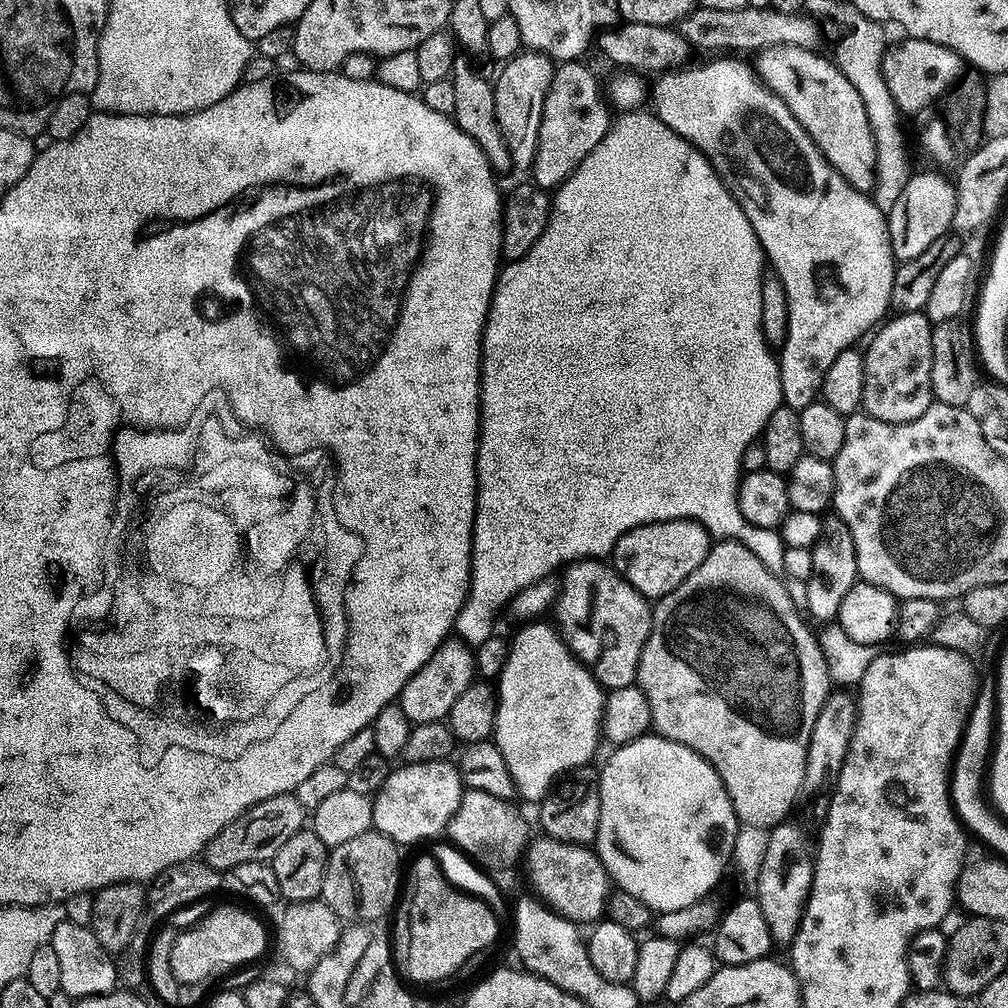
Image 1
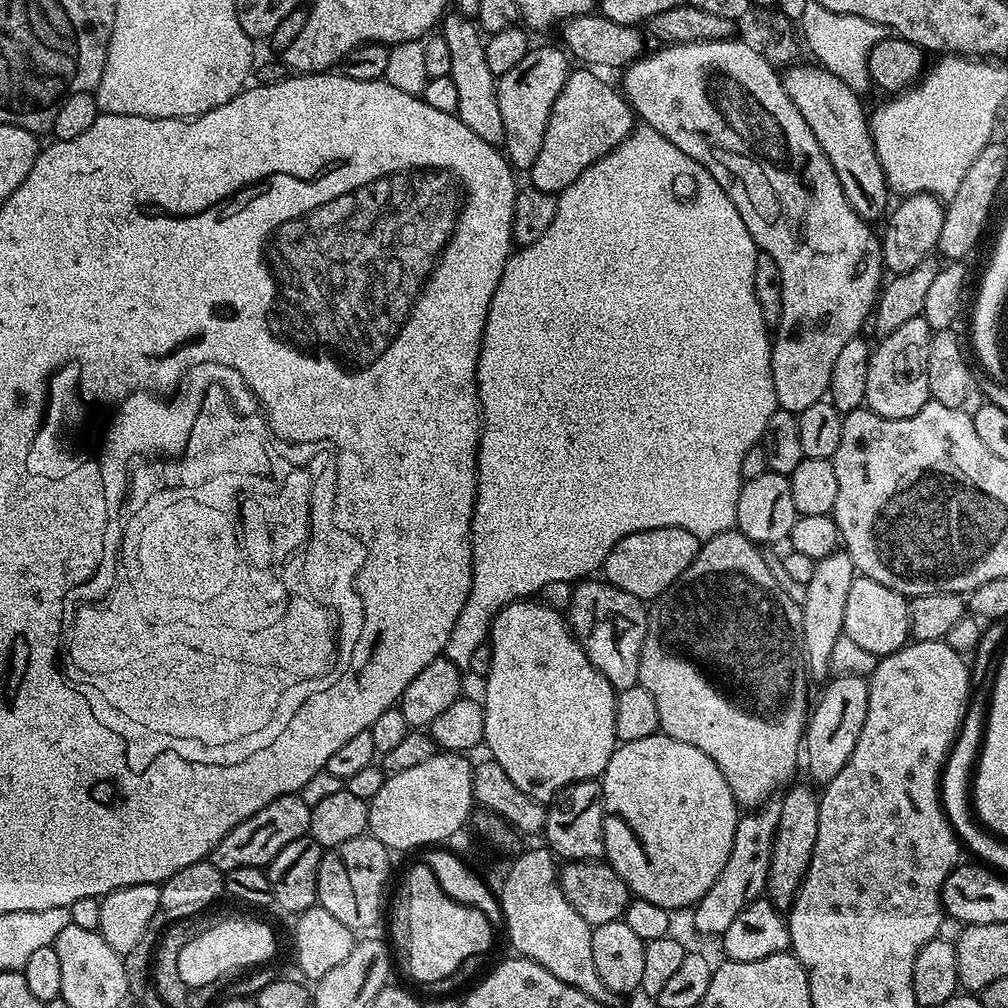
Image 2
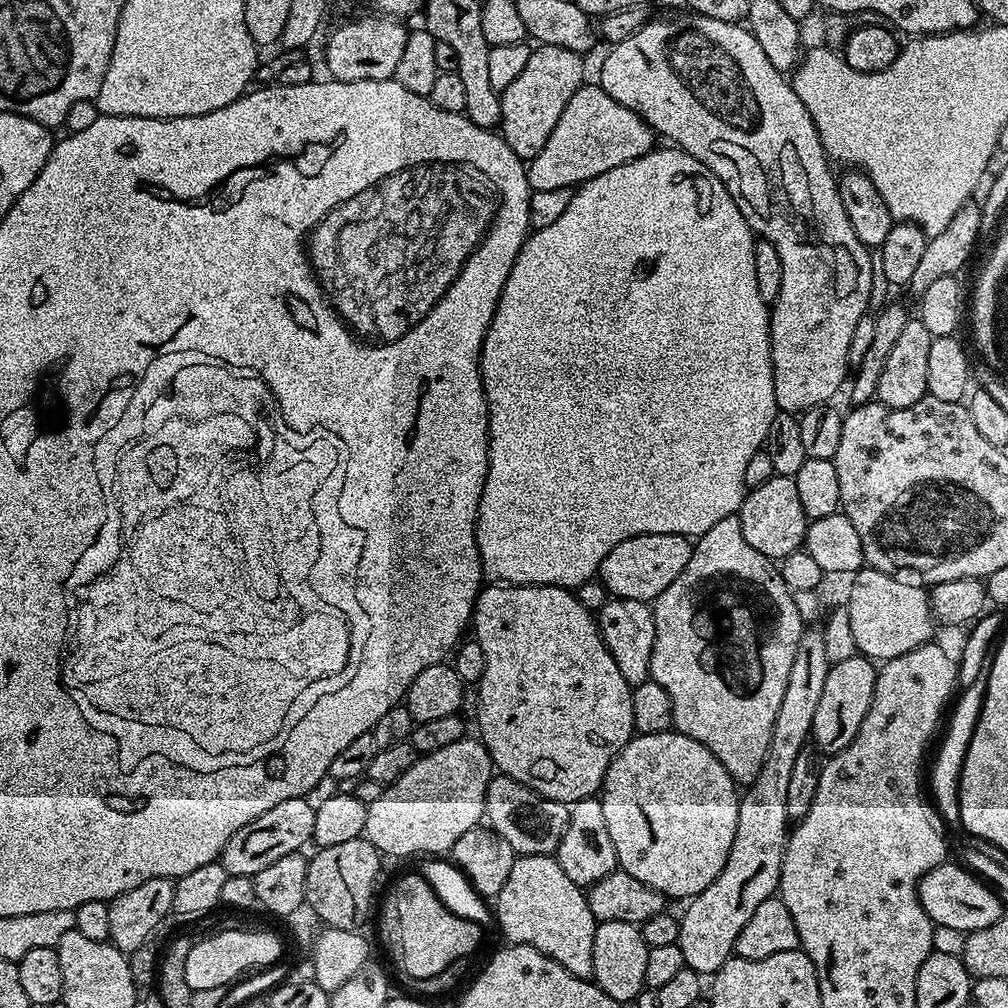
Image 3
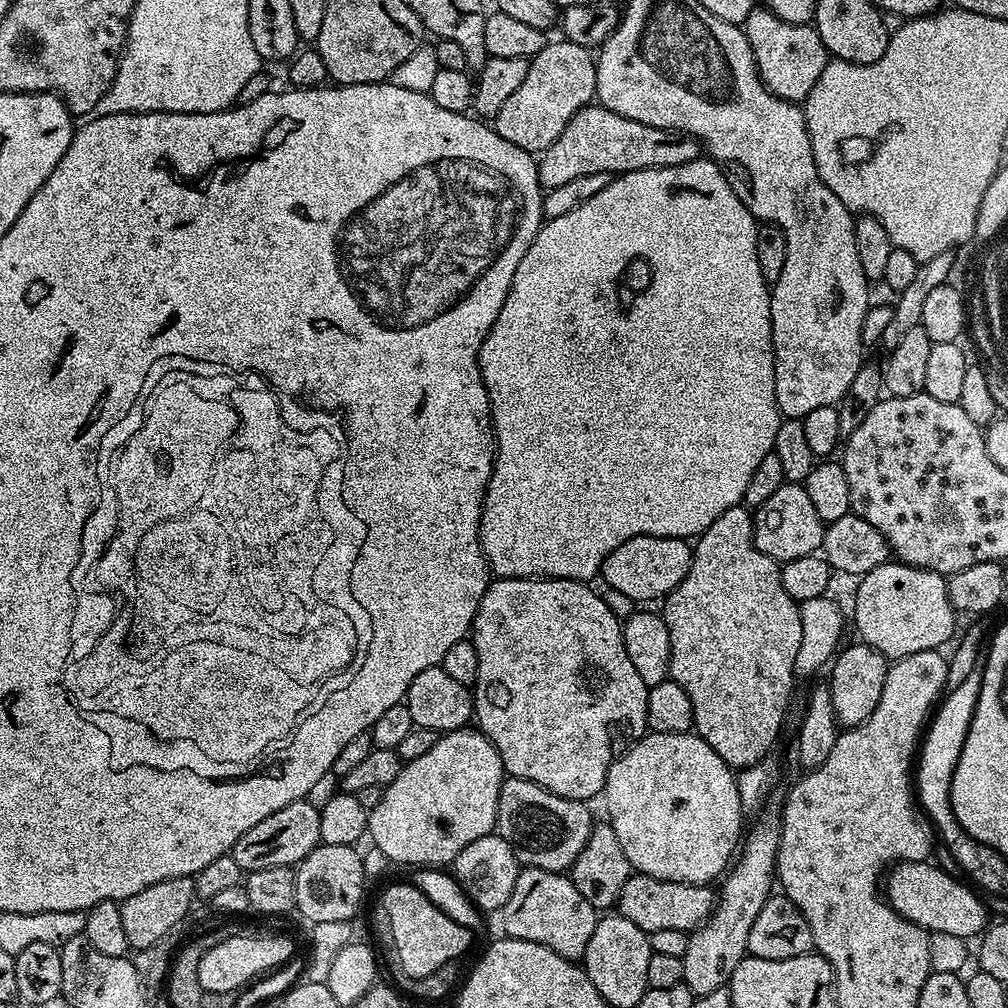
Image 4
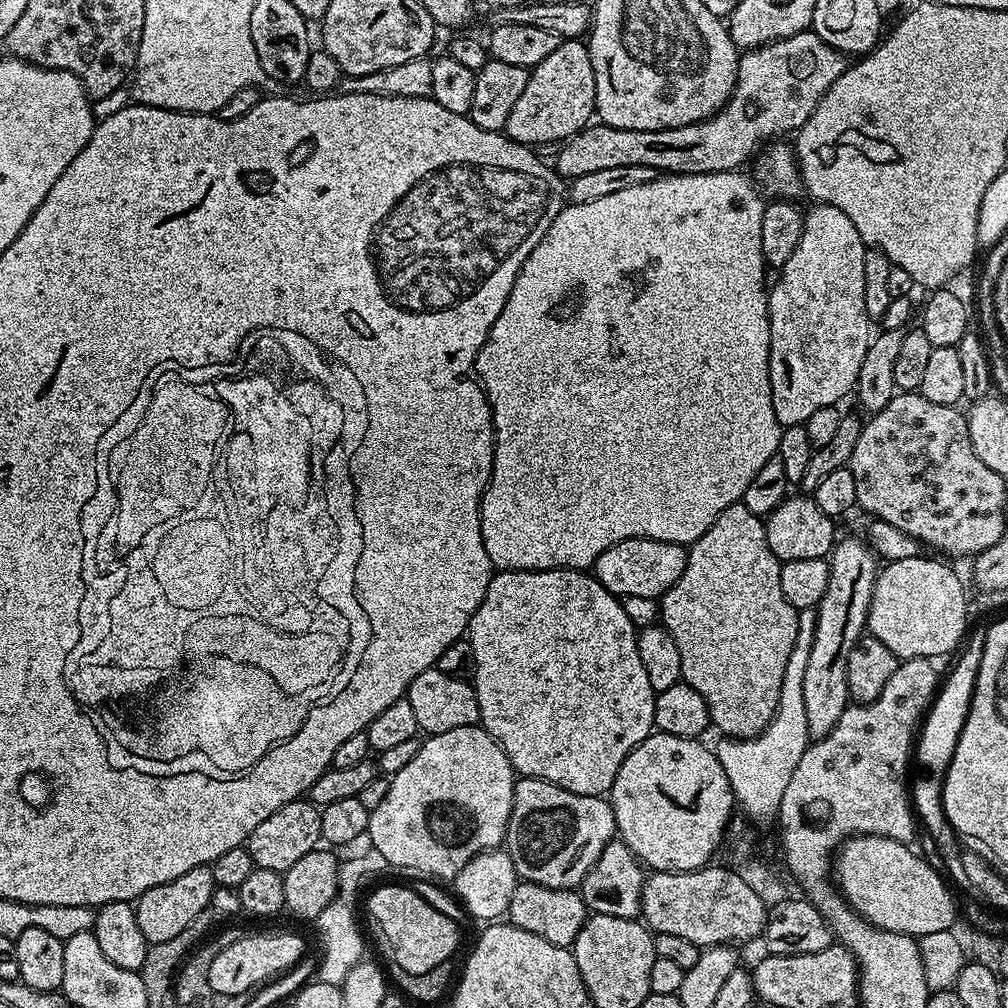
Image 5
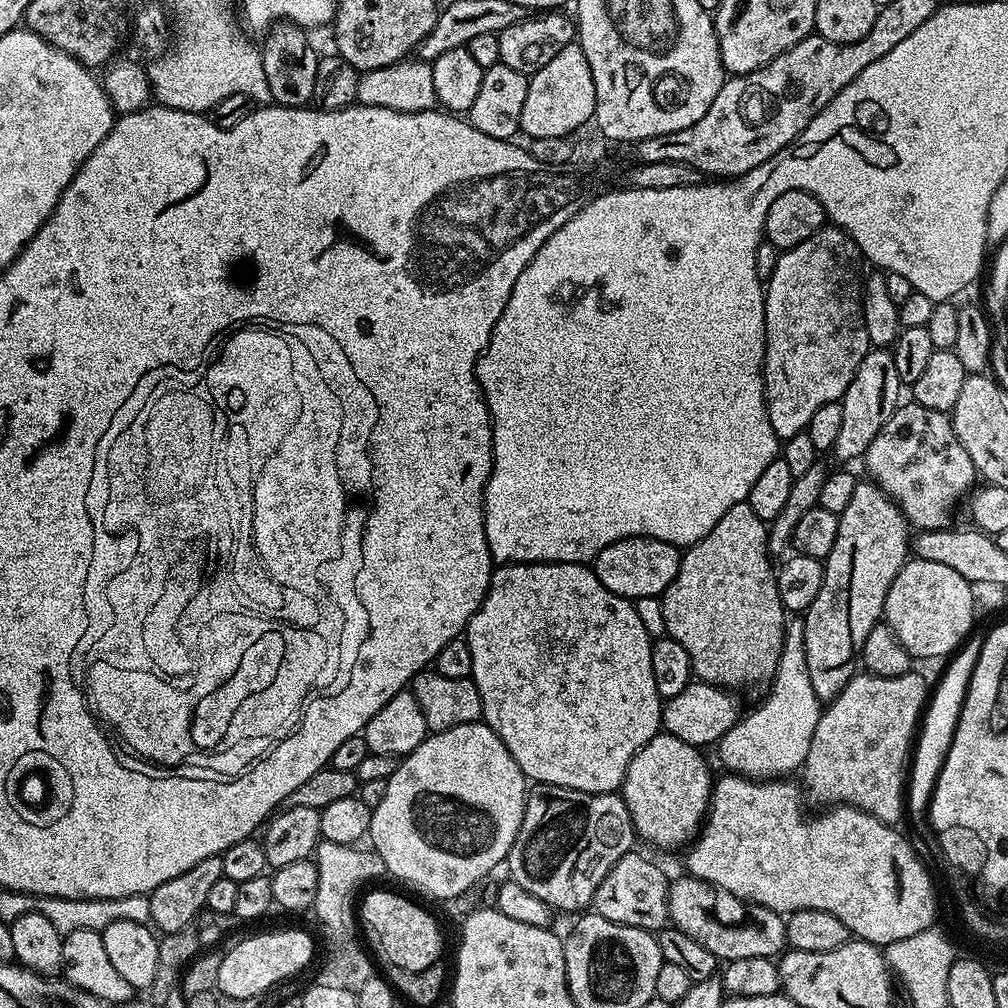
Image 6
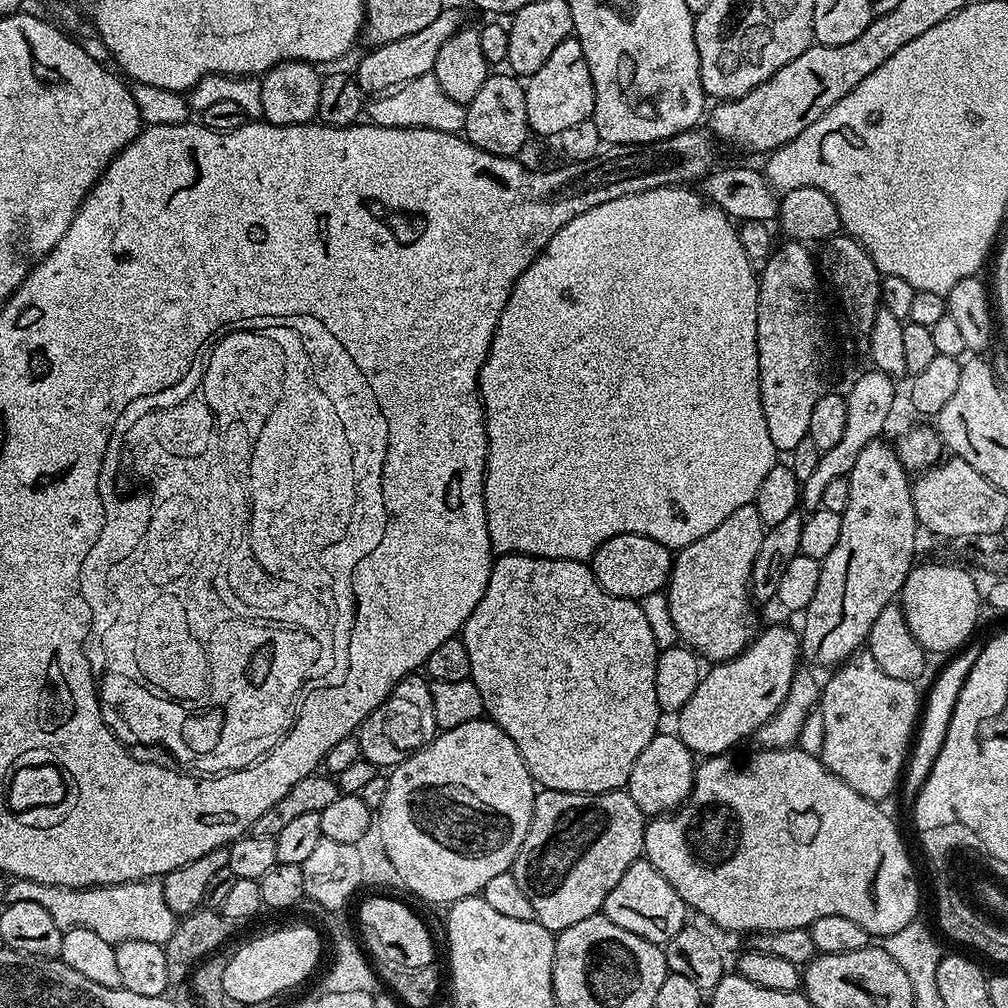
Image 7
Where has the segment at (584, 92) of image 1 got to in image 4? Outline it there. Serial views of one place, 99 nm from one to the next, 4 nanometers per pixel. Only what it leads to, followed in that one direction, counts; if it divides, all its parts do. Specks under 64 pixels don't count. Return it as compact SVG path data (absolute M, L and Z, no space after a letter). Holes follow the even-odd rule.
M593 102L578 110L578 114L566 122L566 130L554 138L547 150L539 153L536 169L541 188L547 190L562 186L573 178L583 178L585 174L619 174L682 166L691 160L701 159L701 156L702 145L693 136L673 132L671 128L646 126L642 122L634 122L634 118L622 118L622 114Z

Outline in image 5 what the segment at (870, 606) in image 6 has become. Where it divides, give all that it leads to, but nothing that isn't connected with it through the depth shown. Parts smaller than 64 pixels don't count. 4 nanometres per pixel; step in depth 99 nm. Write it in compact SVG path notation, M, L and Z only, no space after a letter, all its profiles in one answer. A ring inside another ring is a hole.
M852 536L849 540L841 539L832 549L830 563L830 582L826 582L826 594L822 594L820 603L816 605L816 629L814 642L810 651L810 662L807 663L803 677L803 702L806 705L807 729L812 742L826 738L834 726L838 726L838 718L850 706L848 683L846 682L846 662L850 658L850 650L865 635L868 626L868 611L874 594L874 582L878 571L878 557L867 543Z

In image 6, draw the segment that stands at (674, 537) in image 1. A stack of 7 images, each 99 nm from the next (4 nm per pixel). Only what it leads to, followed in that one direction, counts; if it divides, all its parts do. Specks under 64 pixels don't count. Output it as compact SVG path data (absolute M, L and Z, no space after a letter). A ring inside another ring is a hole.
M631 536L606 546L606 550L595 558L594 571L606 590L634 602L638 598L663 596L680 572L681 555L681 549L652 536Z

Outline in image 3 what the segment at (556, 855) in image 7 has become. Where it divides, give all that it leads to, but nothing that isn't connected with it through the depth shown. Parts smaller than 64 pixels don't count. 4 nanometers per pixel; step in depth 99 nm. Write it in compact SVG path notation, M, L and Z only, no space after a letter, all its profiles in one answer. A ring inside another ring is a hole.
M503 774L493 775L484 803L487 827L510 842L516 856L553 855L562 842L562 834L566 834L568 809L569 805L562 801L539 796L534 789Z

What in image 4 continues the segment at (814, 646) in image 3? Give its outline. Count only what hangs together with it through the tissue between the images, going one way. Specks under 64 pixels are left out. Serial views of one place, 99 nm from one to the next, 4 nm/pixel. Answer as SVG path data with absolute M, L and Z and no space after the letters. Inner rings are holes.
M769 799L766 807L759 813L760 821L752 829L751 827L747 829L738 852L738 859L727 869L723 877L724 885L718 888L715 908L708 915L708 919L689 935L683 959L682 982L691 990L693 997L705 996L725 987L728 979L734 974L738 962L742 962L748 955L750 926L754 926L758 910L766 906L766 902L774 894L774 885L777 883L776 855L780 845L781 815L781 801Z

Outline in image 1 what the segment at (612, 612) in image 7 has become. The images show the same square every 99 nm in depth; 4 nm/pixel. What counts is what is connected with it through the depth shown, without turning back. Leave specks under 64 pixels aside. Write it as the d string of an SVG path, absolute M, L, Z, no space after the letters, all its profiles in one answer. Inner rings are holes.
M543 622L525 623L520 633L516 637L511 637L510 647L508 650L508 658L504 668L501 670L498 683L498 703L496 705L496 727L494 729L494 743L498 746L498 750L502 754L502 758L506 758L506 770L510 770L510 778L516 787L516 796L519 799L533 800L539 802L543 800L544 795L552 788L553 784L564 775L565 772L571 772L573 768L583 768L589 763L588 760L596 752L596 743L601 743L602 729L599 720L604 712L605 689L601 688L600 683L594 679L591 672L573 656L572 652L565 647L559 638L559 633L549 624Z

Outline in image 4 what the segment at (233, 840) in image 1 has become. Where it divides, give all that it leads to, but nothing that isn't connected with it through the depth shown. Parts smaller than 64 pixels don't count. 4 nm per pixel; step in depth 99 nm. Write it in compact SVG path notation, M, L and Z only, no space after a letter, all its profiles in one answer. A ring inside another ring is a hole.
M306 799L282 806L270 818L262 818L258 826L246 830L238 842L234 842L230 855L238 862L241 873L270 870L274 866L295 866L320 843L320 810L310 806Z

